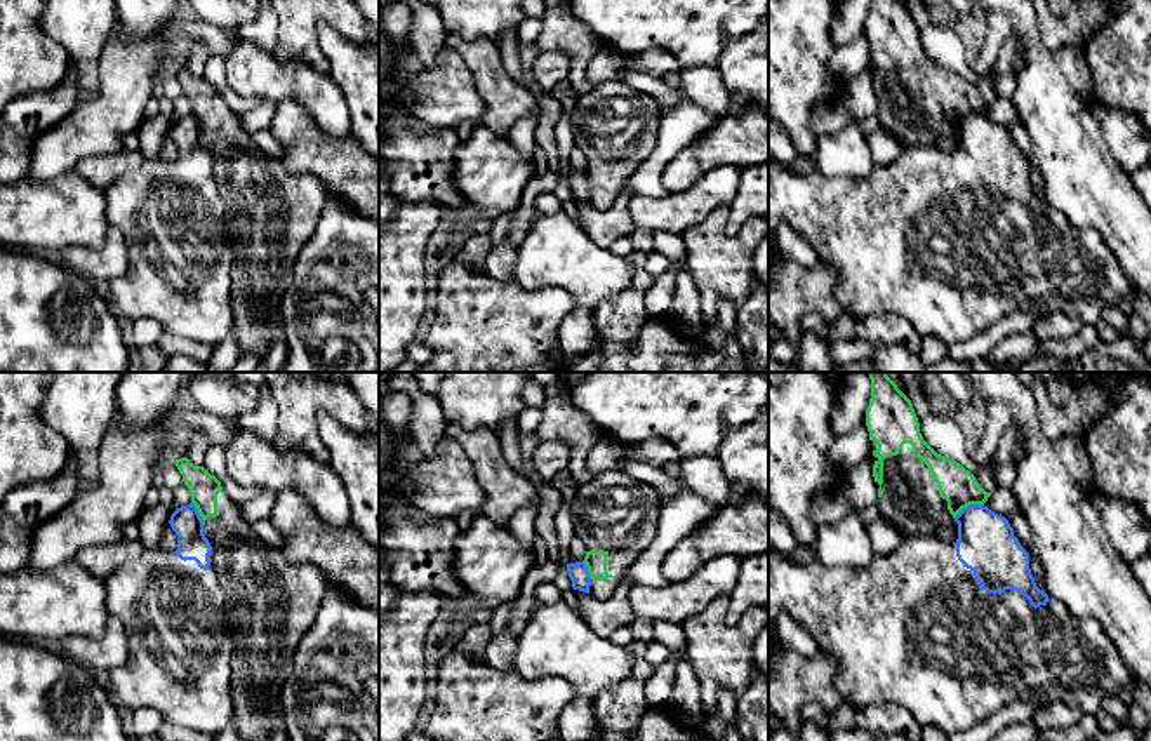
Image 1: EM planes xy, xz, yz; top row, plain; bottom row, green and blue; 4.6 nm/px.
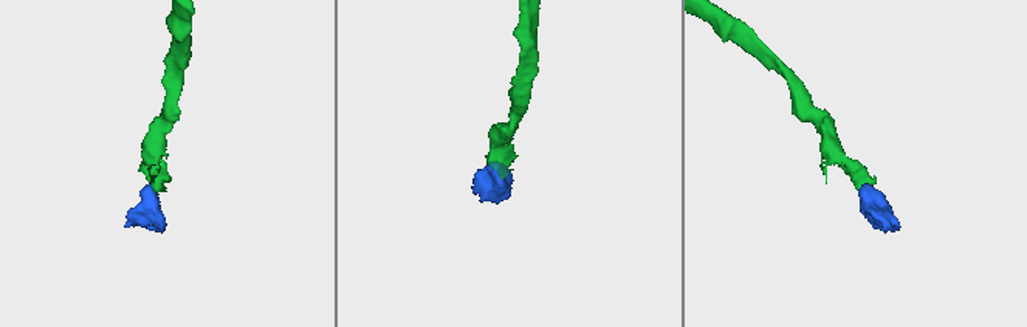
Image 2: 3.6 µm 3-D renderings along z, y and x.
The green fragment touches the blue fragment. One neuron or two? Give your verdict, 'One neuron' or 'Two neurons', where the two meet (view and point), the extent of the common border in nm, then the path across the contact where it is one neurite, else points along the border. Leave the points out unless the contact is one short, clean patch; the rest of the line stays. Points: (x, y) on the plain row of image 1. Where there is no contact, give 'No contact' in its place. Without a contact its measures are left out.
Two neurons. Touches green at yz (967, 115). Shared border 160 nm. Boundary: yz (983, 113), (964, 117), (953, 127)

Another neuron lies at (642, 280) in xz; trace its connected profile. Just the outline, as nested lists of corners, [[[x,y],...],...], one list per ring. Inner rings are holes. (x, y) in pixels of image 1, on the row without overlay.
[[[636,250],[629,254],[626,259],[631,264],[631,287],[612,299],[602,301],[593,310],[598,337],[609,343],[629,344],[650,318],[645,310],[643,294],[655,278],[645,270],[645,257],[643,252]]]

